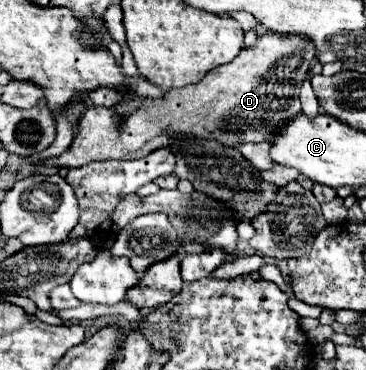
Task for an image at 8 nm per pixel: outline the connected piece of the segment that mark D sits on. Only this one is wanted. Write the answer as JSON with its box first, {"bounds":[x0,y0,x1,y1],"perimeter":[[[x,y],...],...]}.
{"bounds":[48,31,316,167],"perimeter":[[[268,31],[252,45],[238,53],[238,57],[226,65],[210,71],[198,85],[170,89],[162,99],[144,97],[144,103],[132,99],[128,103],[120,103],[118,107],[88,107],[88,111],[80,117],[74,141],[66,153],[60,157],[48,159],[48,165],[60,167],[80,167],[90,161],[106,161],[106,159],[140,159],[160,147],[166,147],[170,141],[170,133],[186,133],[202,139],[216,139],[224,145],[238,143],[258,143],[270,141],[274,135],[274,127],[282,127],[286,119],[294,119],[294,115],[302,113],[300,109],[300,87],[308,79],[312,63],[316,59],[314,45],[306,35],[282,35]]]}

